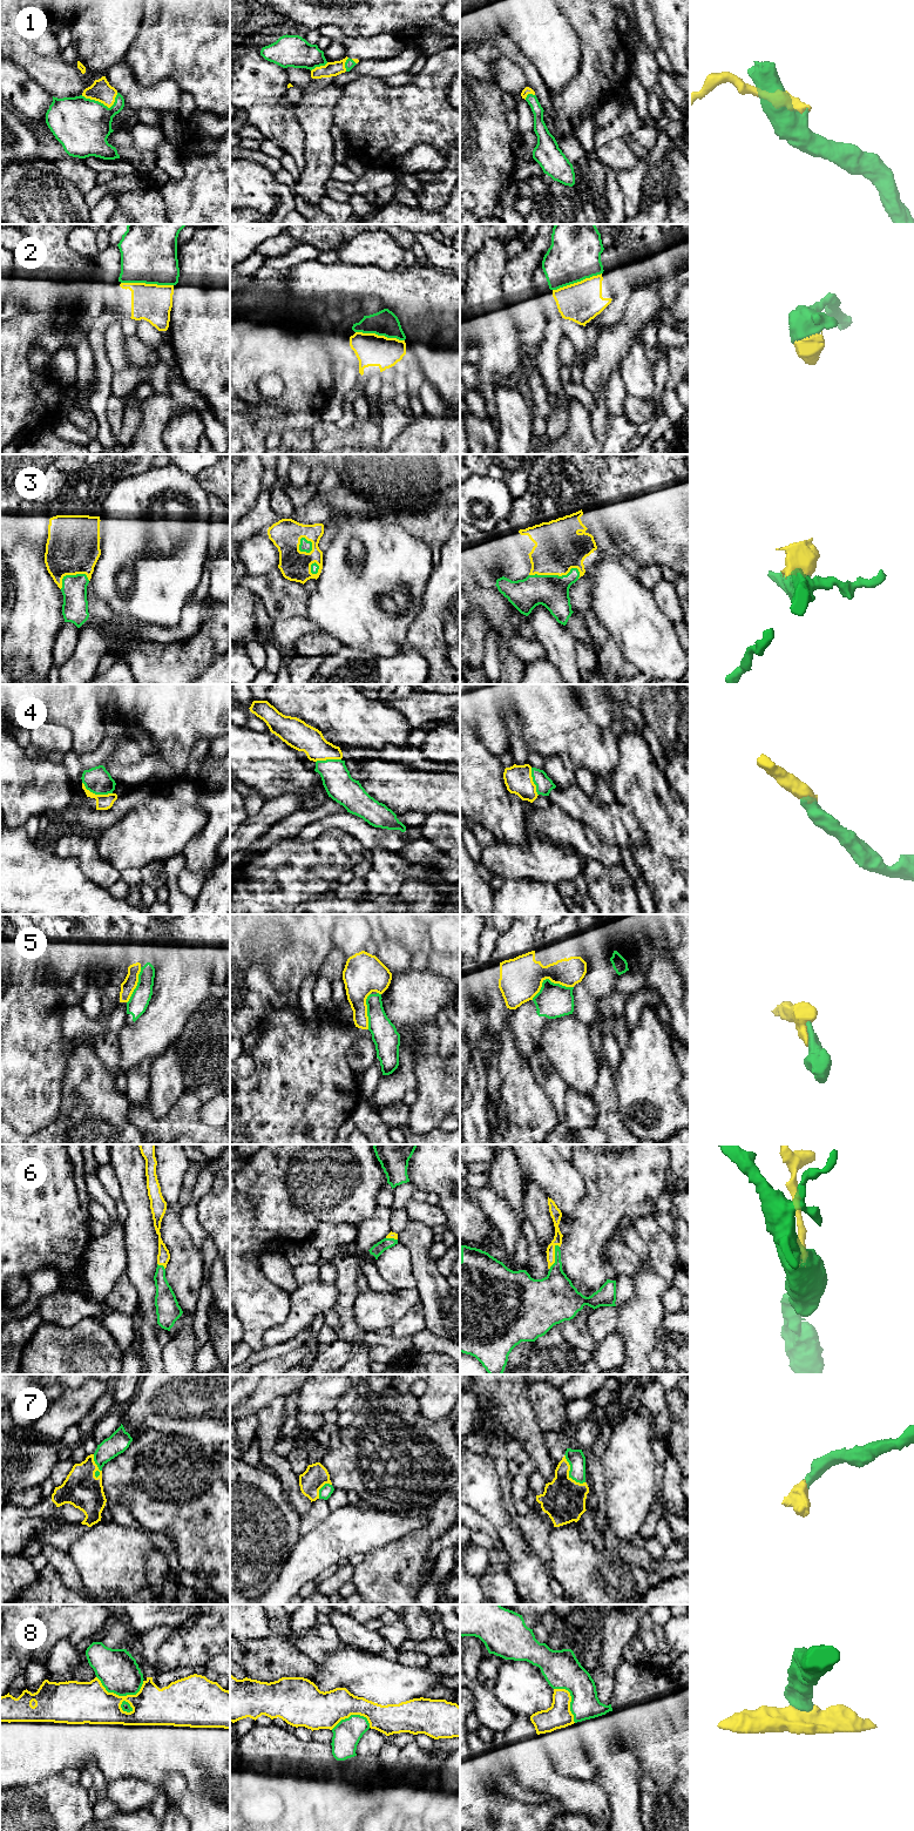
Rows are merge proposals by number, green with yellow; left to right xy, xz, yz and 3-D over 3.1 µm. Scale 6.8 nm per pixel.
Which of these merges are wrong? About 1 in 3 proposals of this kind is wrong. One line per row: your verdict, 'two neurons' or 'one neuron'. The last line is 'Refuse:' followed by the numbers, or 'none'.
1: one neuron
2: one neuron
3: one neuron
4: one neuron
5: two neurons
6: one neuron
7: one neuron
8: two neurons
Refuse: 5, 8

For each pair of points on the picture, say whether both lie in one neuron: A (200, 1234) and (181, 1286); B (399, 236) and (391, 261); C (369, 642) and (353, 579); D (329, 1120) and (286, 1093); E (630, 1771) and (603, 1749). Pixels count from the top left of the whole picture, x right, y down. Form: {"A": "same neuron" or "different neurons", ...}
{"A": "different neurons", "B": "different neurons", "C": "same neuron", "D": "same neuron", "E": "same neuron"}

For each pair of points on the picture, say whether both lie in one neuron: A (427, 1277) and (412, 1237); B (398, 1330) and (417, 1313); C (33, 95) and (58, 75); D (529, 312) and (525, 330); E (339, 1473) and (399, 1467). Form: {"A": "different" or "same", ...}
{"A": "same", "B": "same", "C": "different", "D": "same", "E": "same"}

